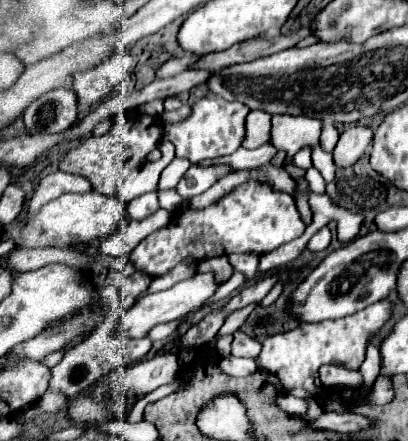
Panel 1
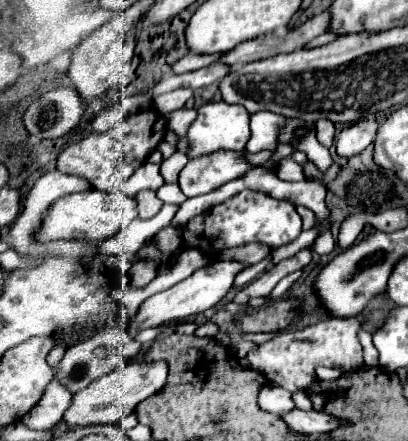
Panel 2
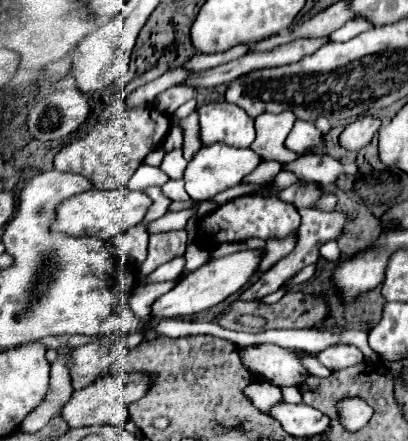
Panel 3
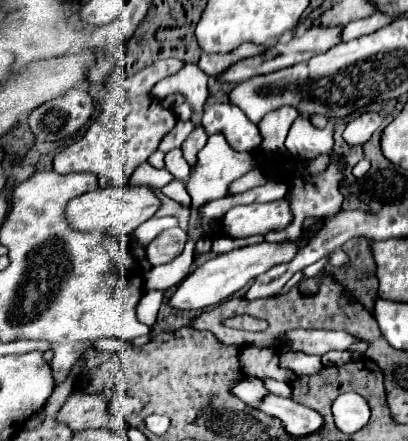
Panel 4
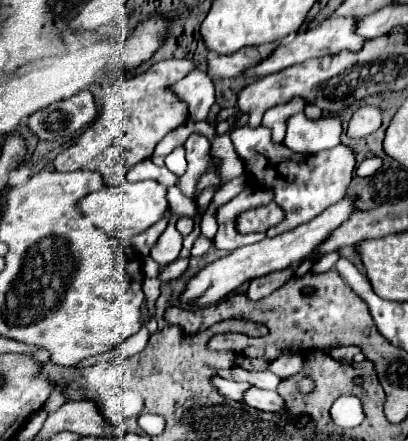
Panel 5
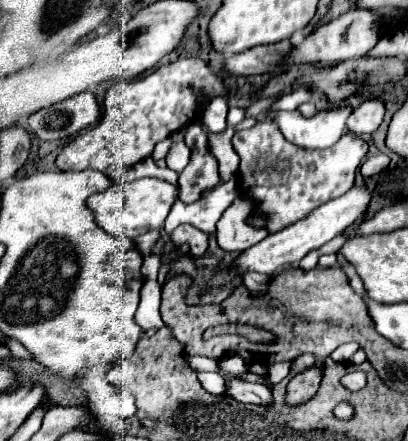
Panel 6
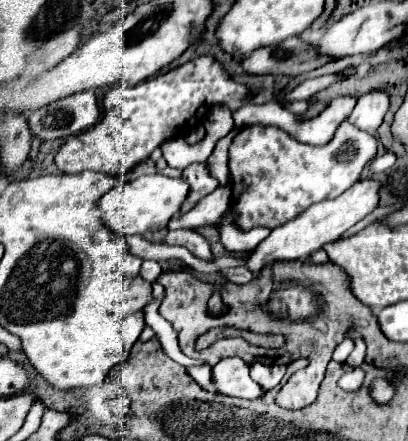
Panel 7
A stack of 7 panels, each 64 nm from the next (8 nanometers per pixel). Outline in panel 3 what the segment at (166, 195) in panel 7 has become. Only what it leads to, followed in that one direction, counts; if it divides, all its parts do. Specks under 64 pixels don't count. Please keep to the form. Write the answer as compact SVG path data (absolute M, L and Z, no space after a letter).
M128 188L120 190L88 190L84 194L76 194L60 204L56 214L54 228L66 232L70 236L94 236L102 240L112 240L126 232L128 228L140 224L152 206L152 198L146 192L132 192Z

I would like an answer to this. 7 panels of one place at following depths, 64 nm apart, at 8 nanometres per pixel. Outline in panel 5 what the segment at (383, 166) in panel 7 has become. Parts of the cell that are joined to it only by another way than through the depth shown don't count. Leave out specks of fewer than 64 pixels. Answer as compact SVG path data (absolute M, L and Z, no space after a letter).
M369 157L362 161L356 168L356 175L360 177L368 177L380 170L383 164L382 158Z

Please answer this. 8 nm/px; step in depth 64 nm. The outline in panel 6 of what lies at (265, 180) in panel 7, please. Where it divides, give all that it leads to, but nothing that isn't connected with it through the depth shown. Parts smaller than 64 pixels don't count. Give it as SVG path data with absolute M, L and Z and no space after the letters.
M258 122L248 130L236 132L232 136L232 146L240 156L236 172L240 192L254 200L250 216L262 216L270 232L302 220L304 216L308 216L308 212L312 212L312 208L338 198L344 190L350 190L354 186L356 172L370 150L370 144L352 132L342 134L342 138L332 148L306 150L290 144L276 128L276 124L264 122Z

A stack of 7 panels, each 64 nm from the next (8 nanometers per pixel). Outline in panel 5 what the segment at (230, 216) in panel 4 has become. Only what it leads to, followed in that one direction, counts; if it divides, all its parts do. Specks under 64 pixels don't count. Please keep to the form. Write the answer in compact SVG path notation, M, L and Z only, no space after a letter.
M274 204L268 206L260 206L254 210L244 212L238 218L238 230L240 232L266 232L272 224L280 222L280 208L276 208Z

